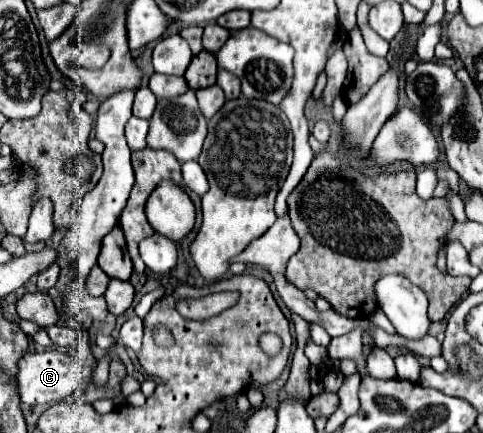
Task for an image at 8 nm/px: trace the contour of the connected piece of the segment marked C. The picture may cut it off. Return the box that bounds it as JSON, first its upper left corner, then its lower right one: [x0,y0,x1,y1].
[19,349,81,405]

